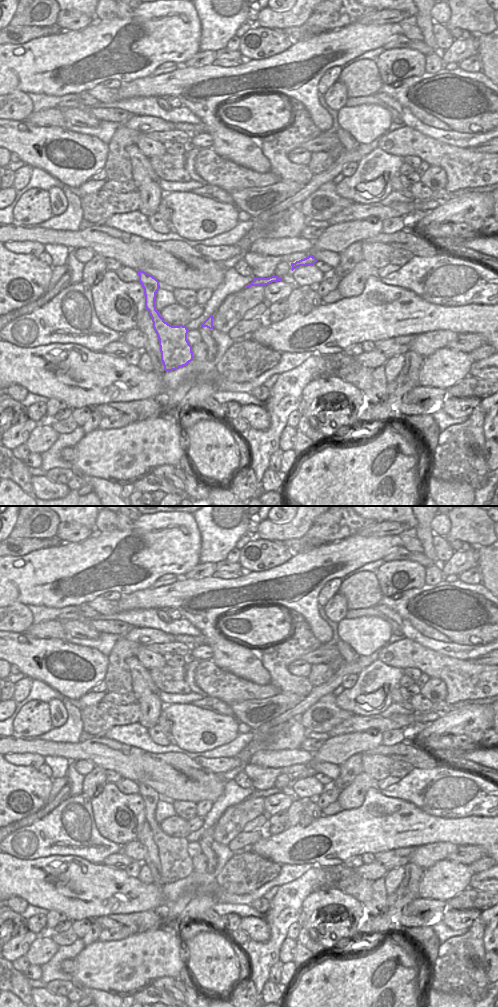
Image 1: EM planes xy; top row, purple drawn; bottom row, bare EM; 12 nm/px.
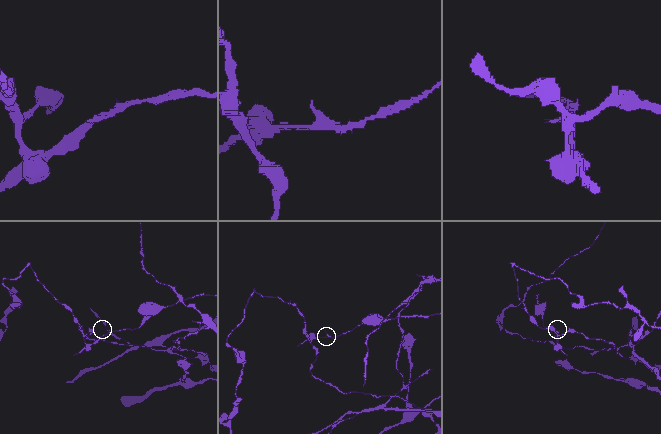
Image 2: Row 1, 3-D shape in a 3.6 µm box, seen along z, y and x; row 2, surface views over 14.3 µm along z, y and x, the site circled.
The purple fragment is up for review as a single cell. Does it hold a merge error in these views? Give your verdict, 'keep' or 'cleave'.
cleave

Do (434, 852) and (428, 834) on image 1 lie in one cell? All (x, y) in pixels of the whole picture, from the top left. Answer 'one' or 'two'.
two

